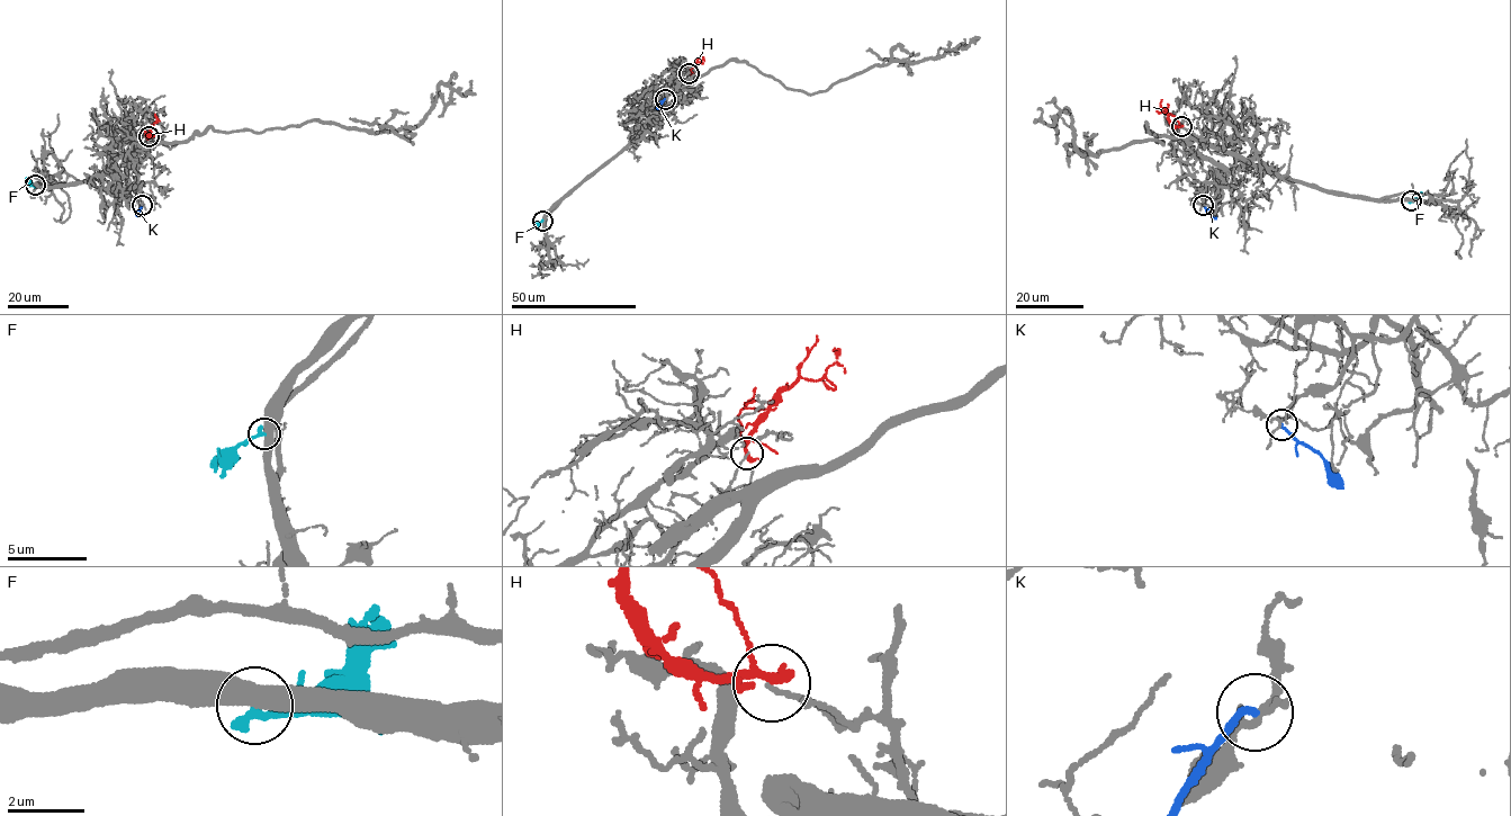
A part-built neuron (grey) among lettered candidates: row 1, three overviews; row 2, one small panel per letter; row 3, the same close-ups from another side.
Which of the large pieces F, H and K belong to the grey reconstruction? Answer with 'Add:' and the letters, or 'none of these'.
Add: none of these

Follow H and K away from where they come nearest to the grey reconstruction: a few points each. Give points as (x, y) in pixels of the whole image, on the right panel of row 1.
H: (1180, 126), (1170, 123), (1160, 106), (1161, 99)
K: (1203, 205), (1216, 218)

